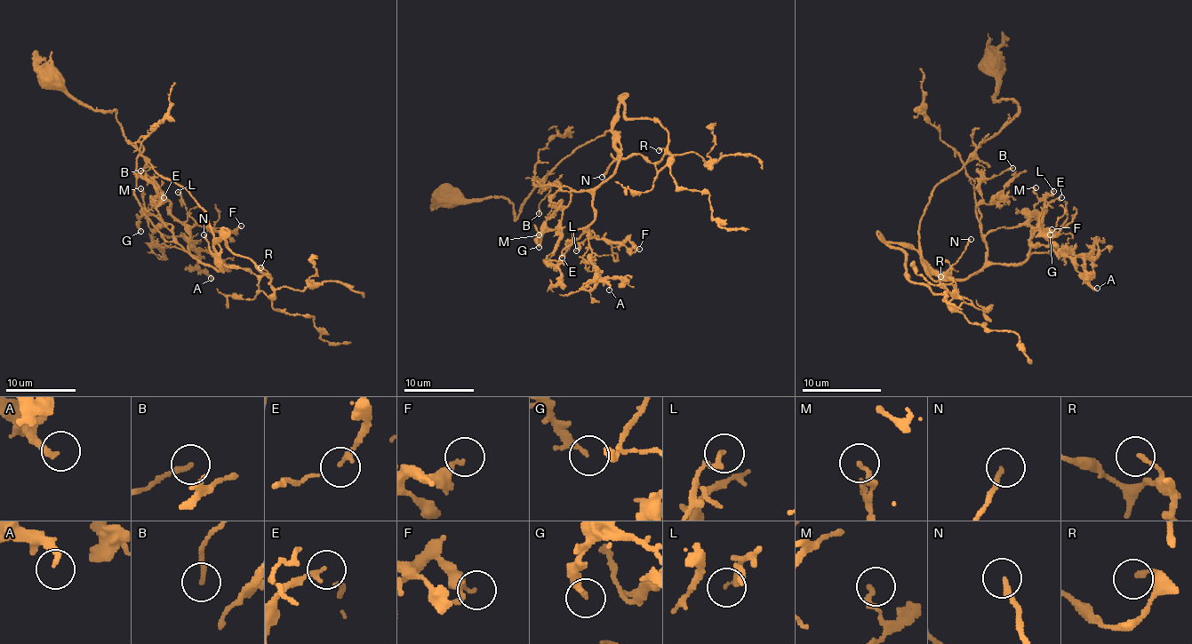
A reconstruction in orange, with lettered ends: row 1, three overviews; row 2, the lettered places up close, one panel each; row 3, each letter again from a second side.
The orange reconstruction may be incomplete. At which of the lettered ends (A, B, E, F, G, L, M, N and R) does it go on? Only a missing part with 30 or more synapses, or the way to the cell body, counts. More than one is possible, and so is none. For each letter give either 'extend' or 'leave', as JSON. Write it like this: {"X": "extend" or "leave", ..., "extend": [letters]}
{"A": "leave", "B": "leave", "E": "leave", "F": "leave", "G": "leave", "L": "leave", "M": "leave", "N": "extend", "R": "leave", "extend": ["N"]}

